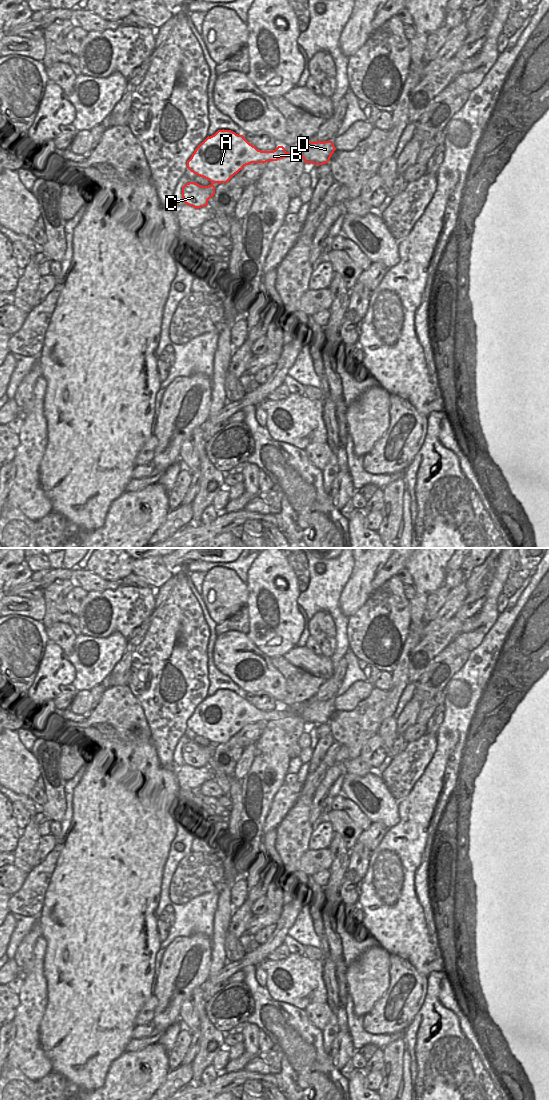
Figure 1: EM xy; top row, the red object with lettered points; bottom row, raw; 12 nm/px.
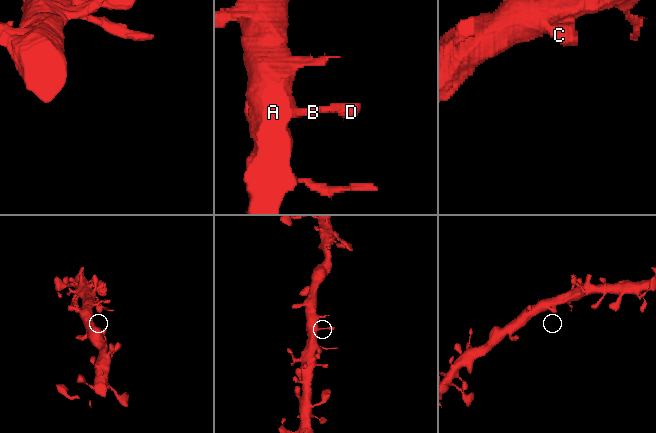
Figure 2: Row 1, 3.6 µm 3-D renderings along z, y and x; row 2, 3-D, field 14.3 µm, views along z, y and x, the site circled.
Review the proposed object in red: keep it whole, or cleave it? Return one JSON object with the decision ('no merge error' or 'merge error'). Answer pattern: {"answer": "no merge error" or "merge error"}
{"answer": "no merge error"}

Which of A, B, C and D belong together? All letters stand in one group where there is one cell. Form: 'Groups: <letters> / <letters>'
Groups: A B C D

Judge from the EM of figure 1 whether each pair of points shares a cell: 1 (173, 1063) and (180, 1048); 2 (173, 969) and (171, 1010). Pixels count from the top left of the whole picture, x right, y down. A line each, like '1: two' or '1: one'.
1: one
2: one

